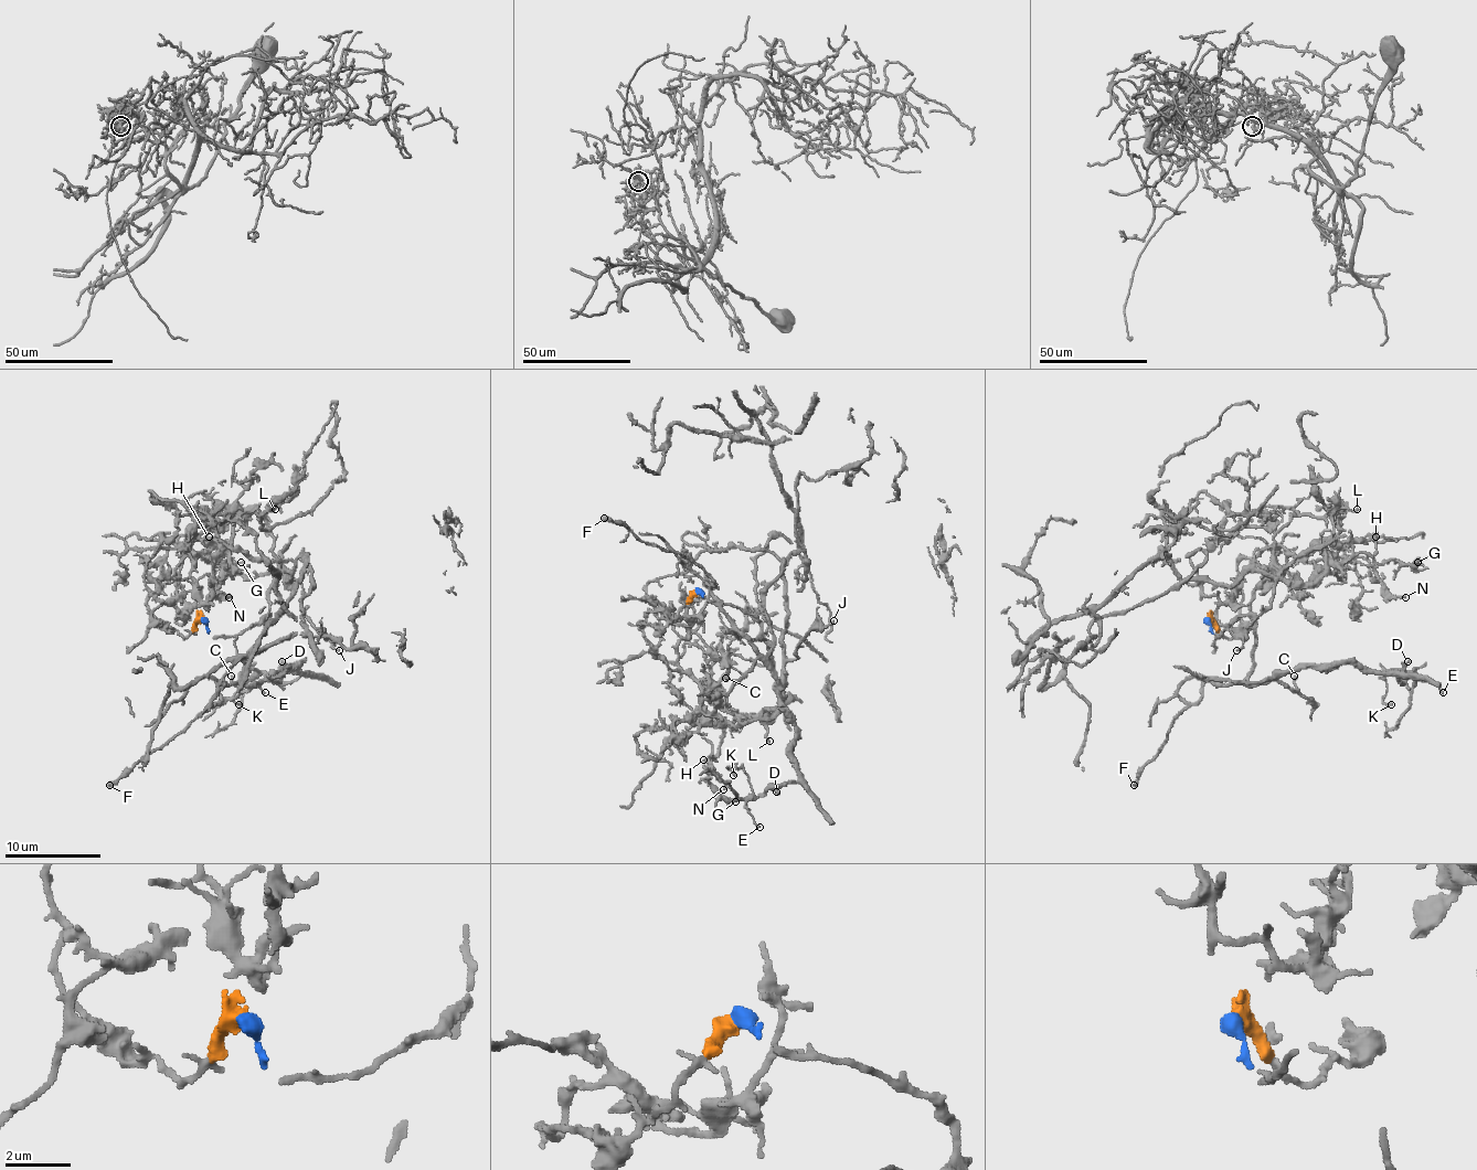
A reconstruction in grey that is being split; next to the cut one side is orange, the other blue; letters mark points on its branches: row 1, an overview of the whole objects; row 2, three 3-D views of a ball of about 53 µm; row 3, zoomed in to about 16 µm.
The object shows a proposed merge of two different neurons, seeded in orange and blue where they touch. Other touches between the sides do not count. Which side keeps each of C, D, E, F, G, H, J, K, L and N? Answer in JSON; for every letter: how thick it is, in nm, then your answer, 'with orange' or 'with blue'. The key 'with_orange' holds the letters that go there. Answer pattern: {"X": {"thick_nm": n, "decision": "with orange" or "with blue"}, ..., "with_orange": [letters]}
{"C": {"thick_nm": 190, "decision": "with blue"}, "D": {"thick_nm": 280, "decision": "with blue"}, "E": {"thick_nm": 130, "decision": "with blue"}, "F": {"thick_nm": 360, "decision": "with blue"}, "G": {"thick_nm": 240, "decision": "with orange"}, "H": {"thick_nm": 130, "decision": "with orange"}, "J": {"thick_nm": 140, "decision": "with orange"}, "K": {"thick_nm": 110, "decision": "with blue"}, "L": {"thick_nm": 160, "decision": "with orange"}, "N": {"thick_nm": 170, "decision": "with orange"}, "with_orange": ["G", "H", "J", "L", "N"]}

